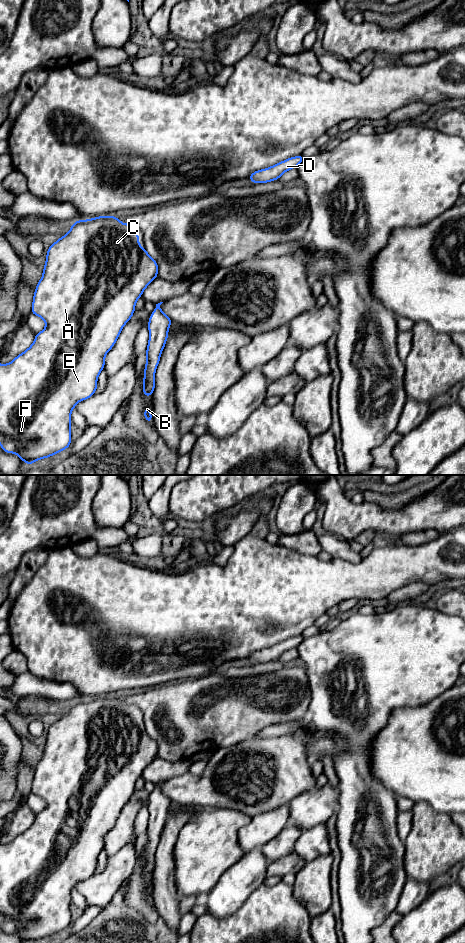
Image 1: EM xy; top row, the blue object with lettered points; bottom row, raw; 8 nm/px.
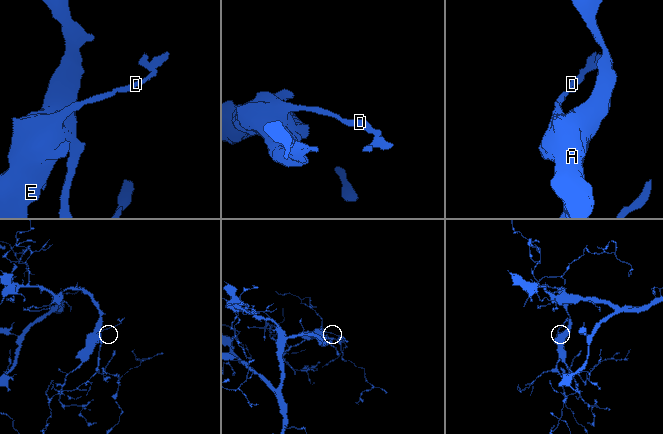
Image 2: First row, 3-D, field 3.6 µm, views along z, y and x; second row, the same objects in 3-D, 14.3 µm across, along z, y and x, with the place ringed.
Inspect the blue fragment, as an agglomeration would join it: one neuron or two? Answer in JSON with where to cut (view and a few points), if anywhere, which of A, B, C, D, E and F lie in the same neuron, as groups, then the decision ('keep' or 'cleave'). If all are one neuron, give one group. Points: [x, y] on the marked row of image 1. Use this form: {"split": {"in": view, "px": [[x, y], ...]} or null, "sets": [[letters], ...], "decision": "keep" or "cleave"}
{"split": null, "sets": [["A", "B", "C", "D", "E", "F"]], "decision": "keep"}

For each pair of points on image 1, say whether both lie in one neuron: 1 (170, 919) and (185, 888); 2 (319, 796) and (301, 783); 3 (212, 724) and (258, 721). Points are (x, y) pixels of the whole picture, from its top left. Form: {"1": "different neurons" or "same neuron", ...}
{"1": "different neurons", "2": "different neurons", "3": "same neuron"}

